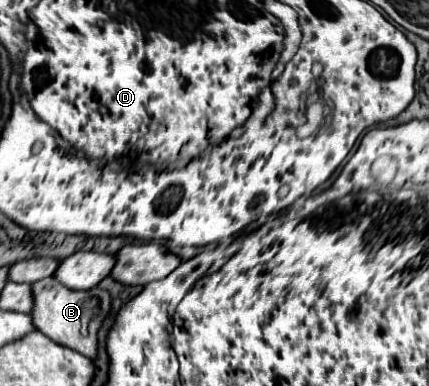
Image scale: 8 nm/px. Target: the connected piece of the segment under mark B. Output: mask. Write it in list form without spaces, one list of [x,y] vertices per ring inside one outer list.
[[[43,278],[41,282],[31,284],[31,294],[33,294],[33,310],[29,316],[33,320],[35,330],[45,334],[53,342],[77,350],[79,354],[93,360],[97,354],[97,330],[111,310],[109,292],[101,288],[69,290],[55,278]]]

